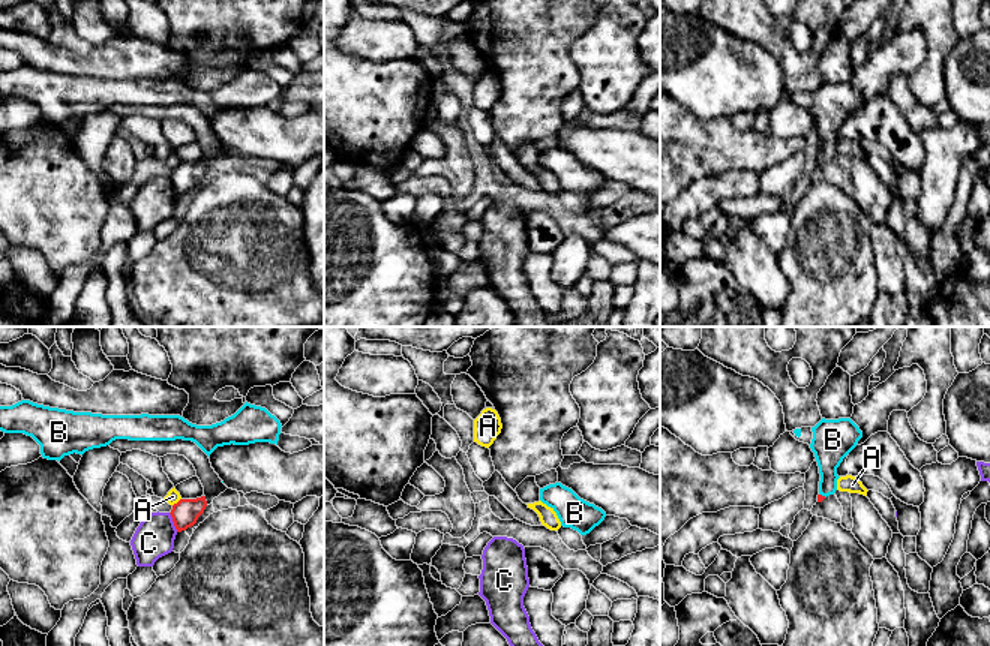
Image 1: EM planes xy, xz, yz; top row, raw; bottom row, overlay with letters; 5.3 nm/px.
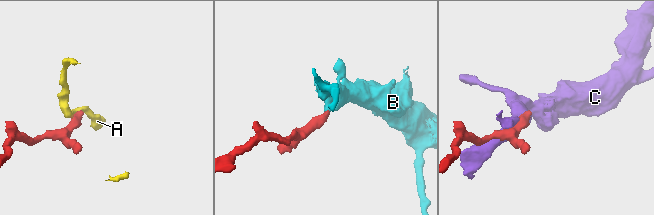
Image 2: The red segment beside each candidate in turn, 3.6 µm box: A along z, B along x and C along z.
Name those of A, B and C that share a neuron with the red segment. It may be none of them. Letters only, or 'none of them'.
B

